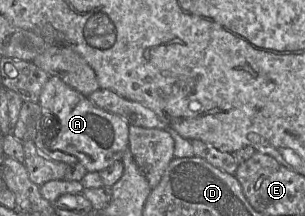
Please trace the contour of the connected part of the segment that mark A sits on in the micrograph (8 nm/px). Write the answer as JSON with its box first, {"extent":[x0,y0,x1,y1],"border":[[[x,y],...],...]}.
{"extent":[39,76,129,172],"border":[[[50,76],[39,102],[42,109],[41,127],[45,146],[75,156],[88,172],[101,172],[122,160],[129,147],[129,124],[120,116],[95,106],[86,96],[71,88],[59,77]]]}

